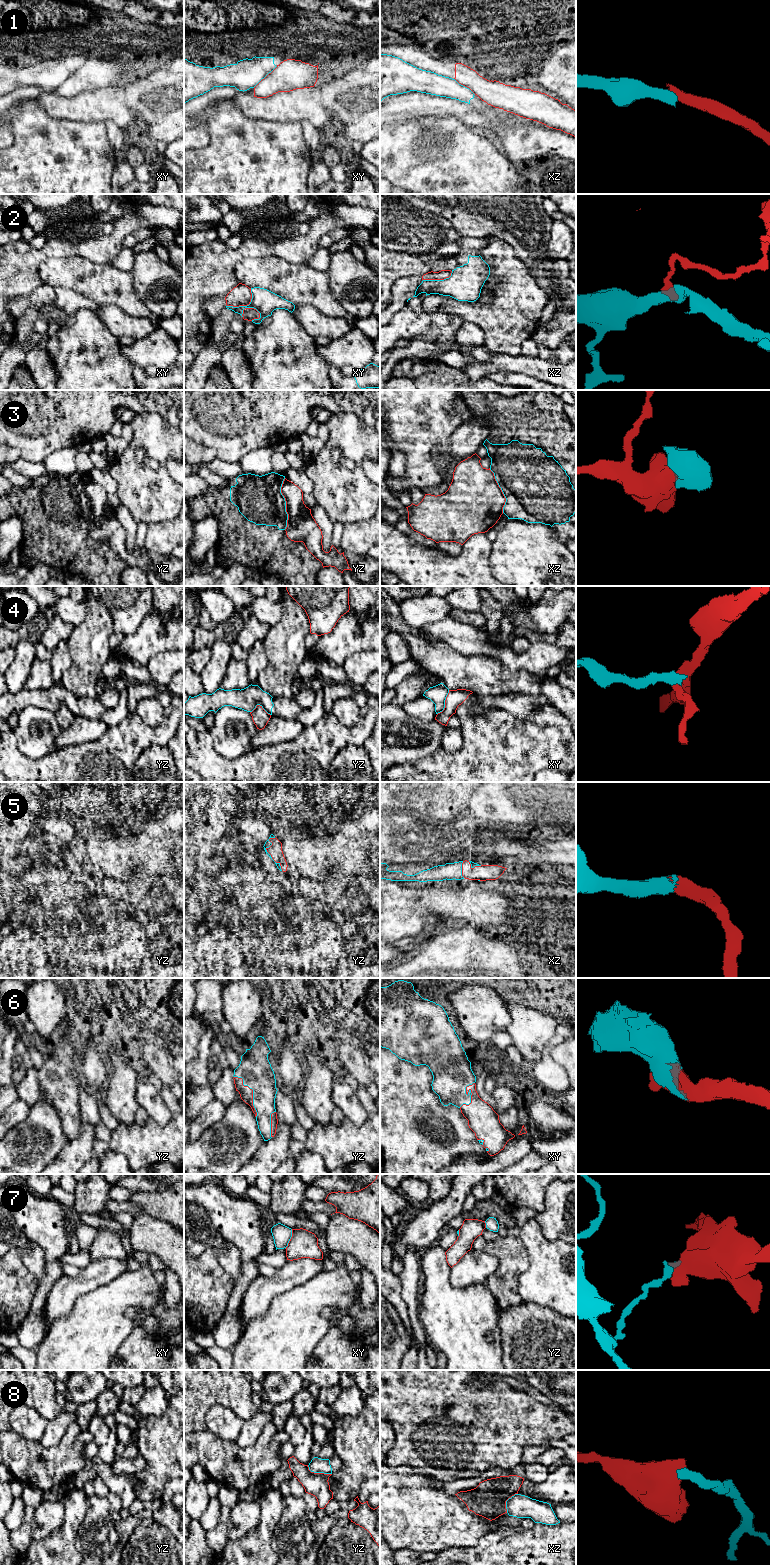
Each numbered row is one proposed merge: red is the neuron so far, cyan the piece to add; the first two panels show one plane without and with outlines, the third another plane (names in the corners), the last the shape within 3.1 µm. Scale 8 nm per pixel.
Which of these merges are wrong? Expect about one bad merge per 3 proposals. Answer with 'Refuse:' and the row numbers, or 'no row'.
Refuse: 1, 2, 3, 4, 7, 8

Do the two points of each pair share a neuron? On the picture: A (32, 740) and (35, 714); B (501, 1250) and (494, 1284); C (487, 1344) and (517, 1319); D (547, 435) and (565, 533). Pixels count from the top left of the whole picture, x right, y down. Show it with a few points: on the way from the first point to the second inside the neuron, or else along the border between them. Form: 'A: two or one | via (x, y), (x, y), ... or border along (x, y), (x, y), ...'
A: one | via (28, 734), (27, 726), (31, 720)
B: one | via (503, 1258), (503, 1270), (497, 1276)
C: two | border along (496, 1310), (501, 1335), (502, 1356)
D: one | via (558, 459), (553, 498), (562, 509)

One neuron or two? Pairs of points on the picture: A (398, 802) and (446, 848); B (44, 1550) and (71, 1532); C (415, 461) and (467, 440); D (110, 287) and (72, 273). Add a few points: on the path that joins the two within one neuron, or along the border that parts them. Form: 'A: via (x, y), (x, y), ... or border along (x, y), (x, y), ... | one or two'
A: border along (405, 810), (390, 811) | two
B: via (51, 1549), (64, 1538) | one
C: border along (460, 425), (450, 438), (448, 462), (440, 468) | two
D: via (101, 283), (92, 281), (84, 274), (81, 274) | one

